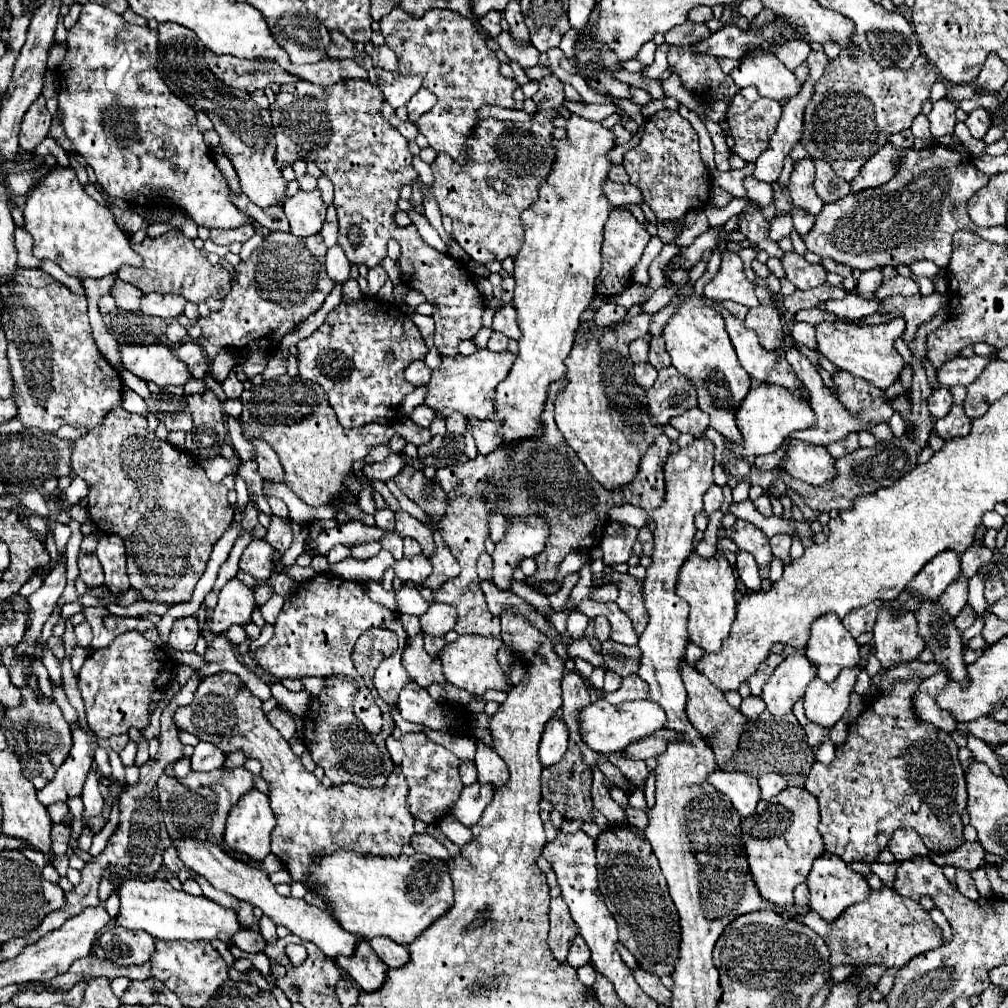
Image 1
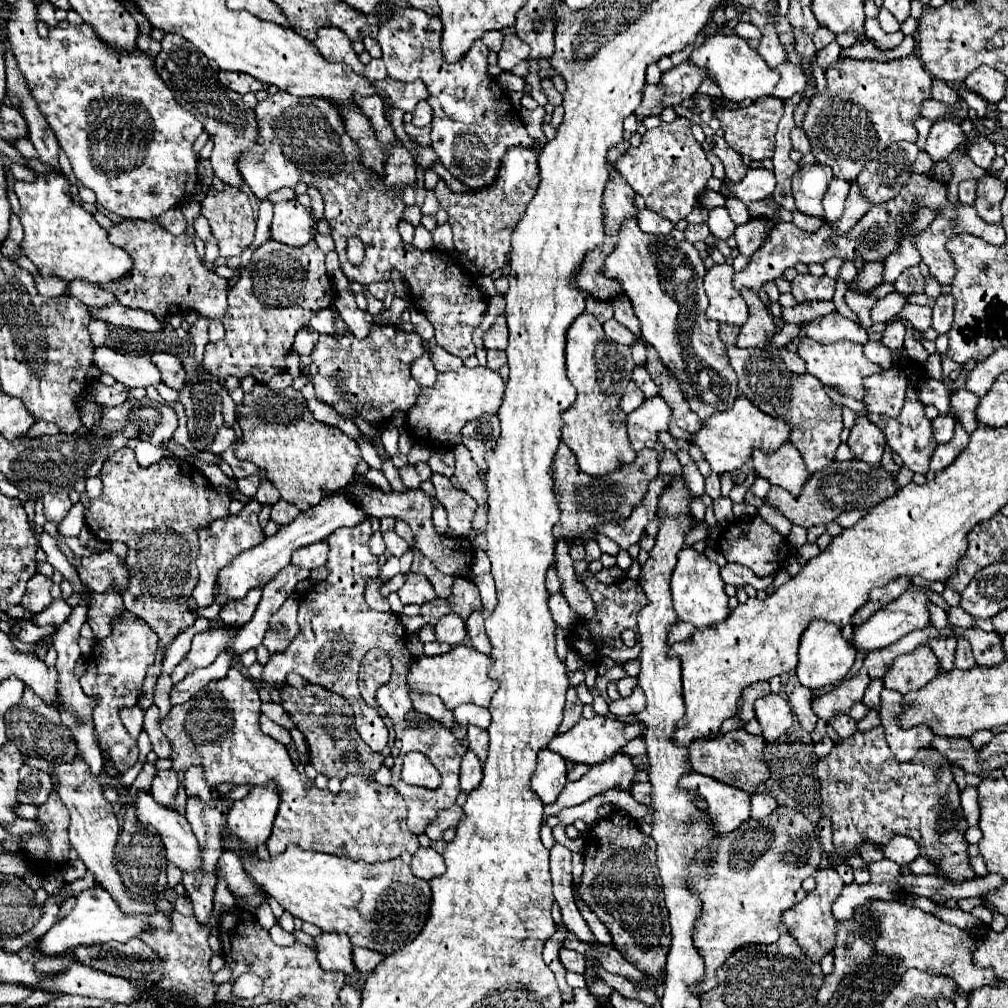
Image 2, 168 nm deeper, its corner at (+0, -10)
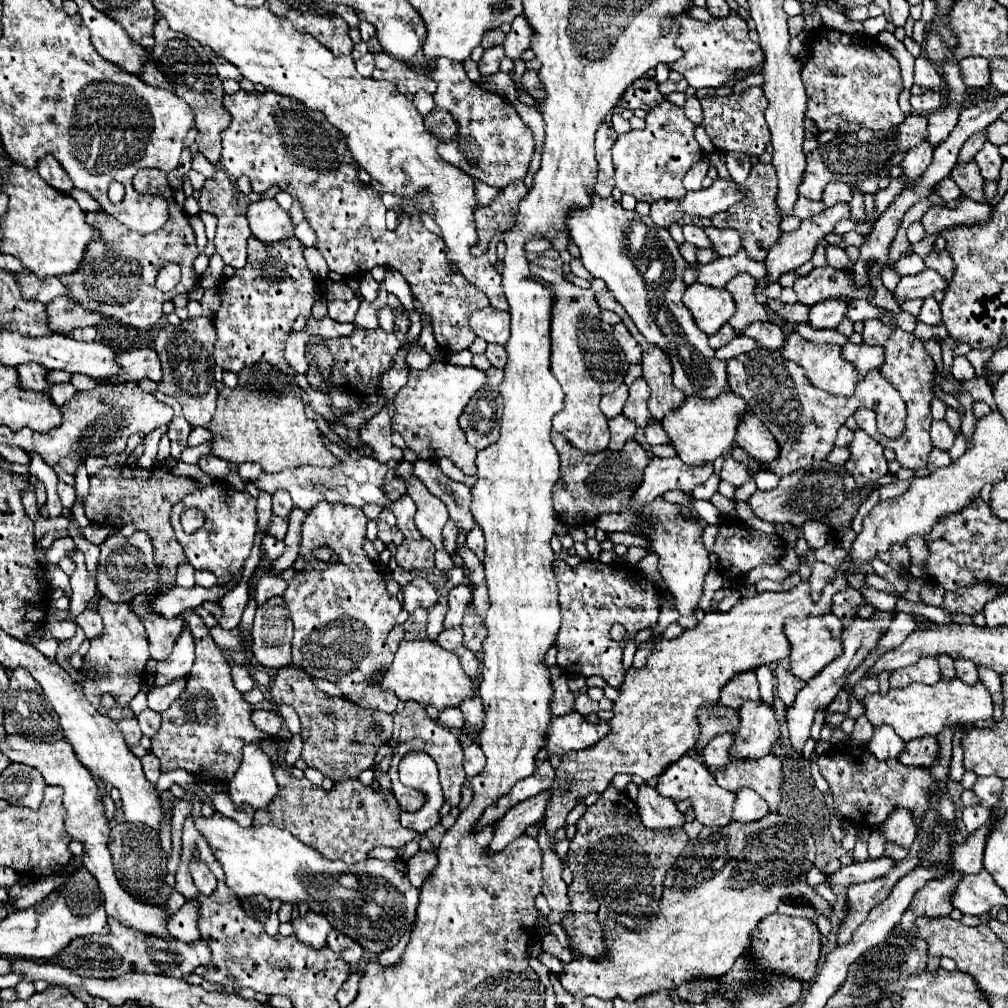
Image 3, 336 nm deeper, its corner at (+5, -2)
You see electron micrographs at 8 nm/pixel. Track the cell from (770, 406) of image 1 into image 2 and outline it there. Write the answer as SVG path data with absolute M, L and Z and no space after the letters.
M735 398L731 410L715 412L711 418L707 418L701 424L701 430L693 434L689 442L699 446L699 450L703 452L703 458L709 462L713 472L723 474L723 472L733 472L741 468L751 458L753 448L775 452L781 446L781 442L787 442L787 440L789 440L789 426L783 420L763 414L747 398Z

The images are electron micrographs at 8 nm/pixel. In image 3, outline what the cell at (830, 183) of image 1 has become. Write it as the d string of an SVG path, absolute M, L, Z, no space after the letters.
M830 182L826 188L824 188L824 196L822 196L822 202L826 206L834 206L836 202L850 202L850 196L852 190L848 184L844 182Z

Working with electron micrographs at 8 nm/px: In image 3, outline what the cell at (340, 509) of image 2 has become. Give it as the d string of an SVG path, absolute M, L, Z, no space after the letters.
M232 578L230 582L216 584L214 588L202 588L202 586L192 586L192 588L180 588L174 586L168 592L160 594L152 606L156 606L158 614L164 614L166 618L174 618L186 610L194 610L196 606L202 606L202 602L220 602L220 598L236 586L236 580Z

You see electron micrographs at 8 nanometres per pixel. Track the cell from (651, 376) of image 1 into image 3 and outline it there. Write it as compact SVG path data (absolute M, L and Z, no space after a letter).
M620 384L620 388L616 388L612 394L606 394L600 402L604 416L614 418L616 414L620 414L624 404L626 404L626 398L628 398L628 386L626 384Z

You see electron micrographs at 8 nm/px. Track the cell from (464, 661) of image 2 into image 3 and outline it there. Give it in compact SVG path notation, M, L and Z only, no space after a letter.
M428 638L400 642L394 662L382 678L382 686L386 690L392 690L404 702L416 700L424 706L432 704L438 710L460 706L466 698L472 698L476 694L476 680L464 672L460 658Z

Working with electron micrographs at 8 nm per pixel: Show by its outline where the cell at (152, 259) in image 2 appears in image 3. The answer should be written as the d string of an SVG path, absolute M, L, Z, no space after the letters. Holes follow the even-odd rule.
M156 168L138 170L134 176L136 190L146 192L146 194L164 196L170 206L166 224L152 234L140 234L136 230L130 230L128 226L118 222L114 216L102 214L102 210L88 214L88 222L100 230L102 238L92 240L92 244L88 246L86 262L84 262L84 266L80 266L80 270L60 278L68 286L68 290L70 290L68 296L72 300L82 302L90 310L104 312L108 318L114 318L120 324L134 326L134 328L150 328L152 324L156 324L162 318L164 302L172 300L178 294L194 290L194 286L198 282L194 268L192 268L192 264L198 256L196 238L194 238L194 232L192 232L184 212L178 208L178 204L170 196L166 176L168 176L166 172L156 170ZM170 262L180 264L182 278L174 290L160 292L156 288L156 276L158 276L158 270L162 270L162 266L166 266Z

